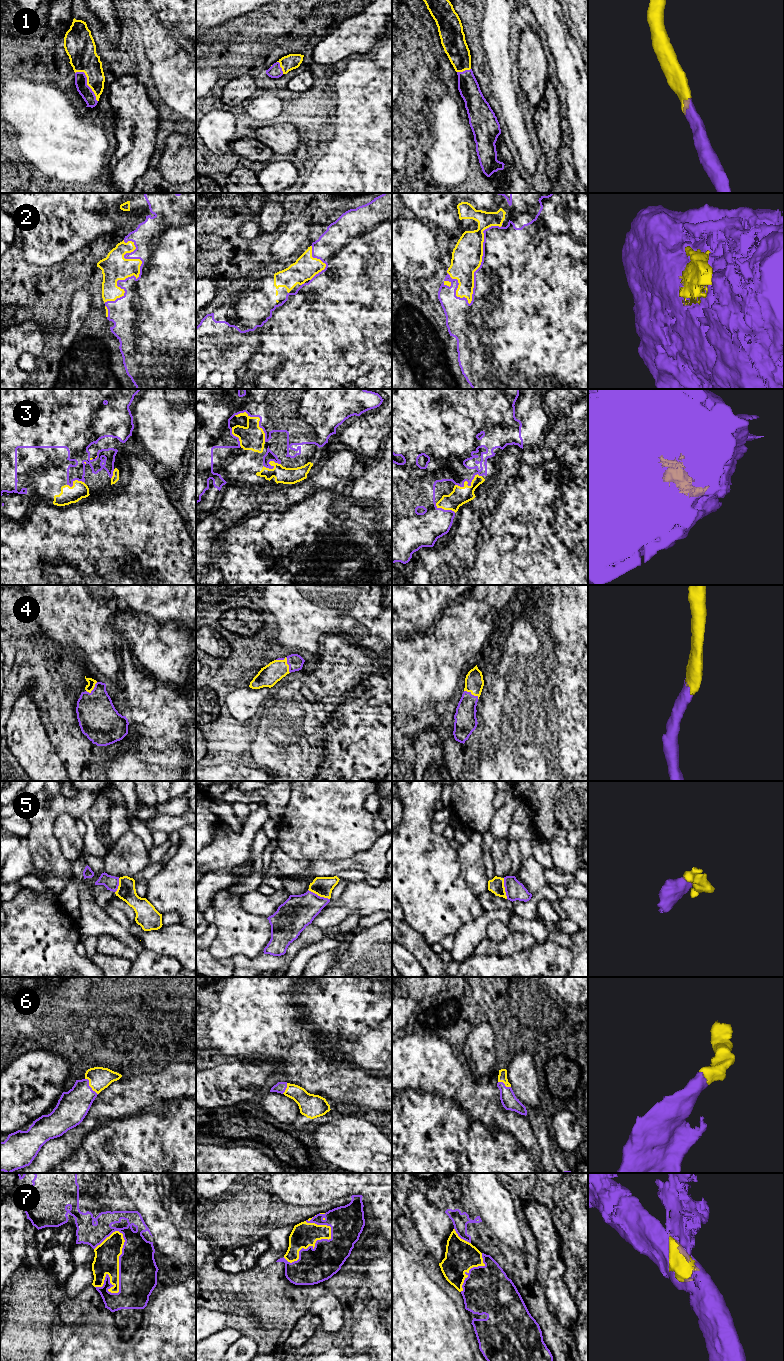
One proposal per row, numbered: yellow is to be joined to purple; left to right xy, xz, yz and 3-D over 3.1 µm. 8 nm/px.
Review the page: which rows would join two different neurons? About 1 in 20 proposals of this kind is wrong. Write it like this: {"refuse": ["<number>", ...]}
{"refuse": []}

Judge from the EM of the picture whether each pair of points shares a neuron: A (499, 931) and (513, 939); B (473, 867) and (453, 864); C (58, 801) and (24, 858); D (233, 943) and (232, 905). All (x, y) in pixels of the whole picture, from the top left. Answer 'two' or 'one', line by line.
A: two
B: two
C: two
D: one

